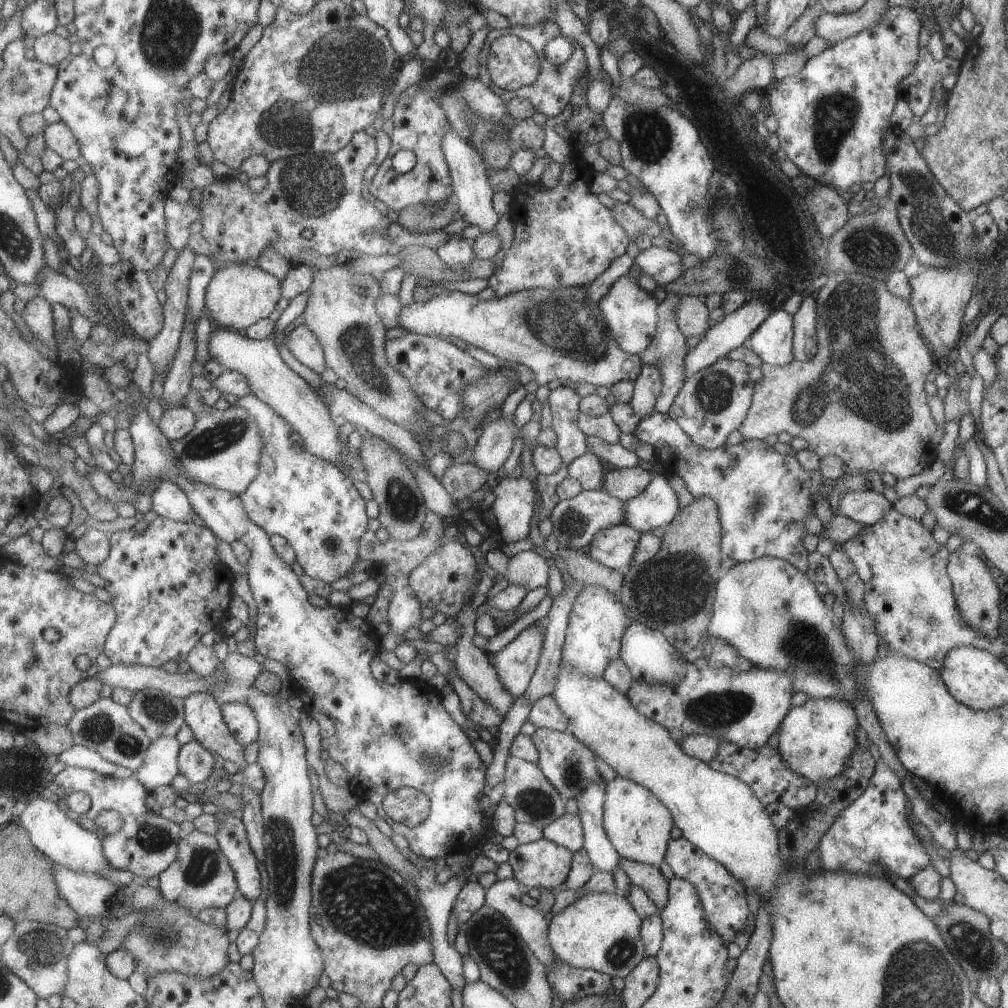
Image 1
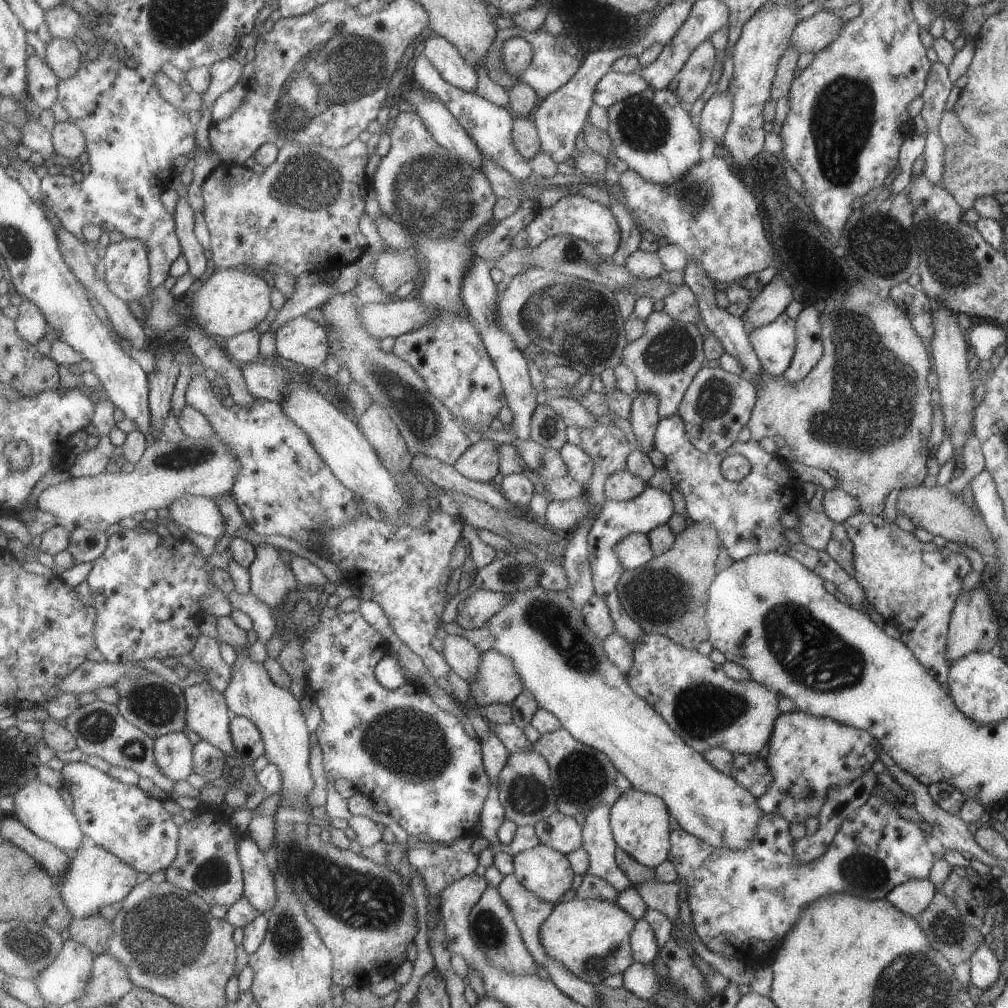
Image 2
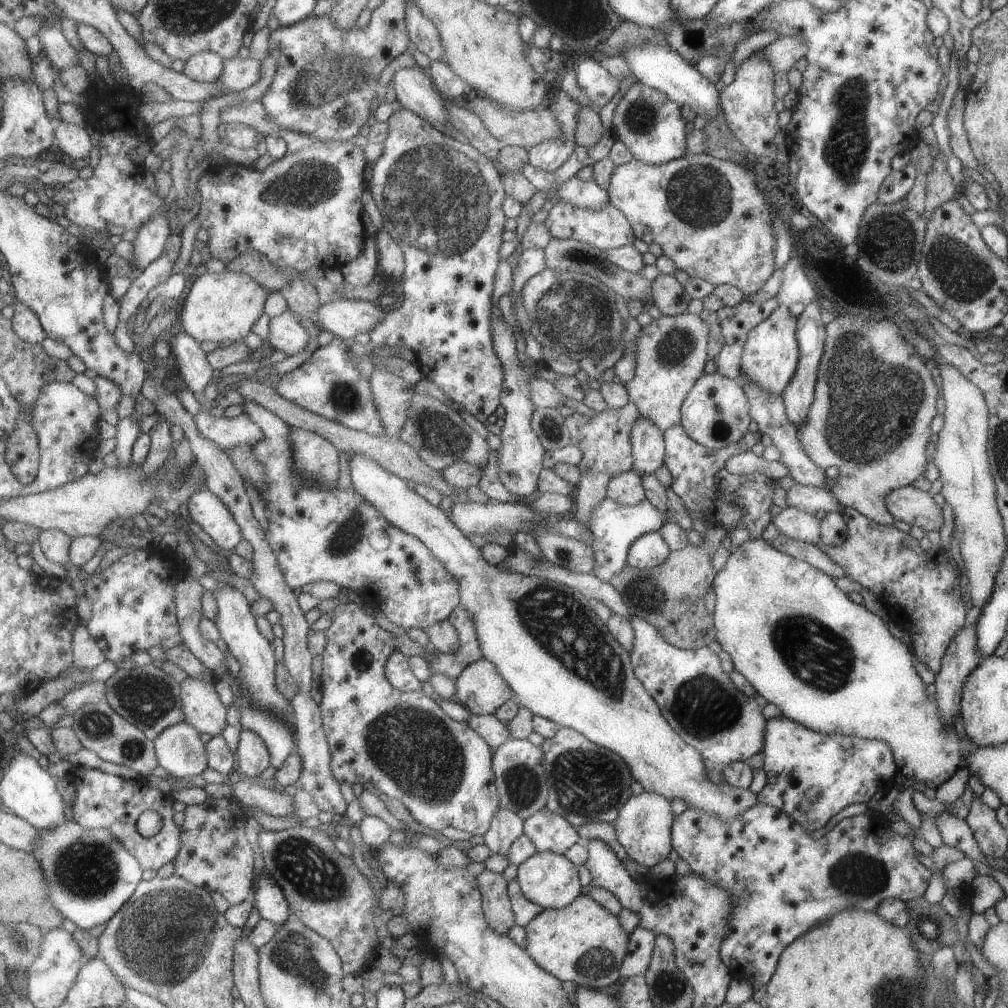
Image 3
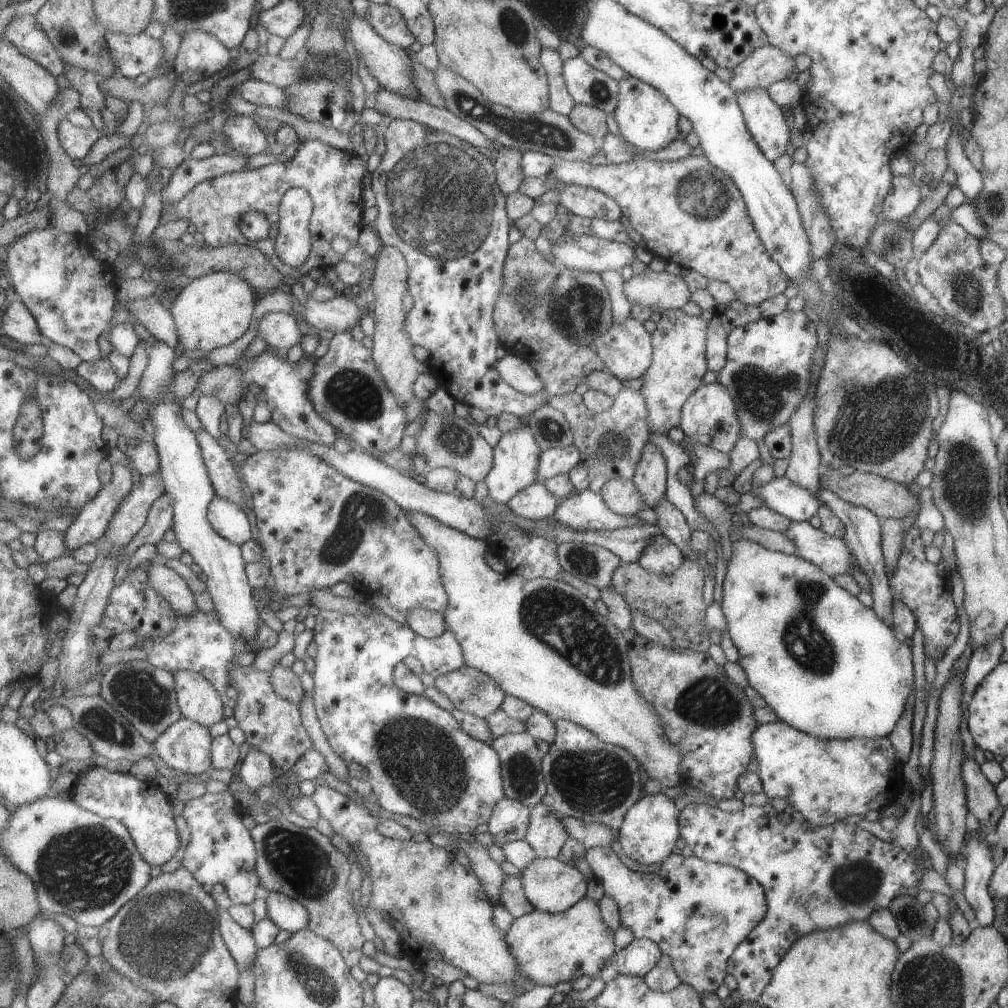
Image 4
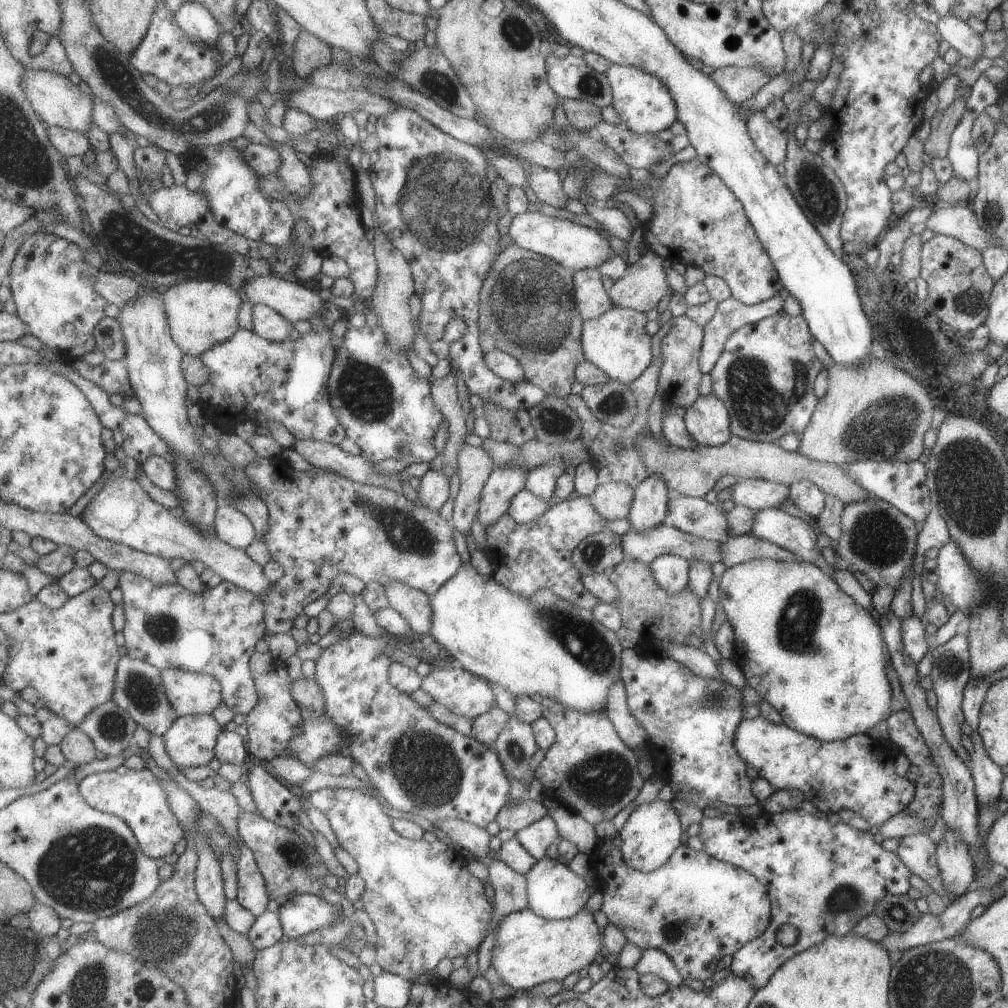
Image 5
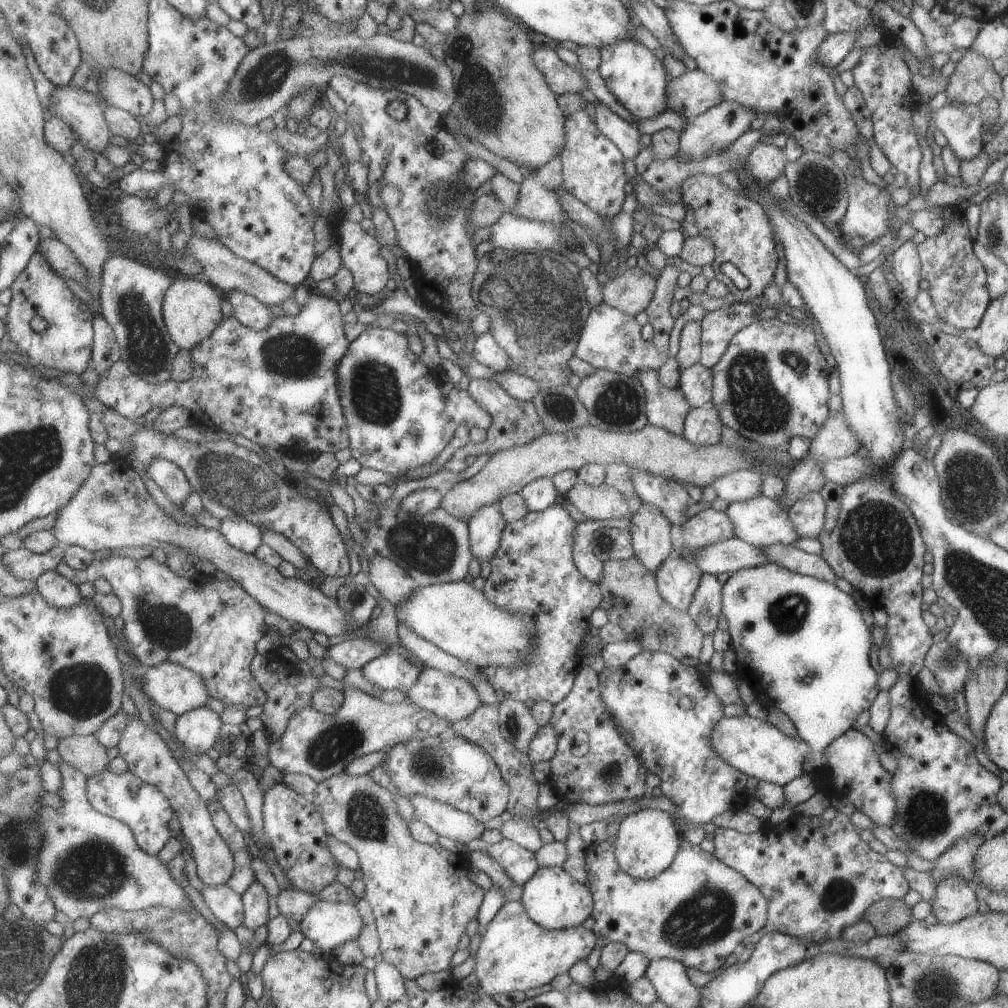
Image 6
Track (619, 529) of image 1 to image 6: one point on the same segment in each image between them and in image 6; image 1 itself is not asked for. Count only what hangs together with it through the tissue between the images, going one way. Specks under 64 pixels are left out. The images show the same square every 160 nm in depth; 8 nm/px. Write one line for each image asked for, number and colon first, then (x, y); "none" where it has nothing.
2: (633, 551)
3: (650, 550)
4: (661, 556)
5: (670, 572)
6: (676, 578)

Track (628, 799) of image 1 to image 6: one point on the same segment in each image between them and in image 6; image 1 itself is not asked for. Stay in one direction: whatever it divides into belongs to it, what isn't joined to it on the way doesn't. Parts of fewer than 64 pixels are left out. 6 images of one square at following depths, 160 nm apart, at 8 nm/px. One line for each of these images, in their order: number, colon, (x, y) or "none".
2: (639, 820)
3: (643, 827)
4: (648, 834)
5: (651, 832)
6: (647, 839)

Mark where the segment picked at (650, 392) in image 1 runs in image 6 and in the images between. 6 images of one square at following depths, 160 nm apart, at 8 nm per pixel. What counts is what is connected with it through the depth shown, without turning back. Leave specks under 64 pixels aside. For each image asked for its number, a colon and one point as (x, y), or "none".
2: (643, 418)
3: (646, 440)
4: (649, 478)
5: (649, 503)
6: (649, 529)

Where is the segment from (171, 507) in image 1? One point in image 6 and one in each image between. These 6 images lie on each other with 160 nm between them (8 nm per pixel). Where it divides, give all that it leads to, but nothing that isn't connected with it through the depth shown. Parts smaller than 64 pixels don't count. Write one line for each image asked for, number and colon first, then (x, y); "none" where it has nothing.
2: (202, 514)
3: (206, 509)
4: (230, 520)
5: (234, 527)
6: (242, 533)

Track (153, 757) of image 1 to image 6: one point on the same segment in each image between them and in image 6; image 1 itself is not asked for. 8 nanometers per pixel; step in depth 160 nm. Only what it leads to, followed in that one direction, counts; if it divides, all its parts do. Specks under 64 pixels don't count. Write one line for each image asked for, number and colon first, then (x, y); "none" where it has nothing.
2: (175, 754)
3: (181, 752)
4: (187, 746)
5: (191, 741)
6: (197, 731)

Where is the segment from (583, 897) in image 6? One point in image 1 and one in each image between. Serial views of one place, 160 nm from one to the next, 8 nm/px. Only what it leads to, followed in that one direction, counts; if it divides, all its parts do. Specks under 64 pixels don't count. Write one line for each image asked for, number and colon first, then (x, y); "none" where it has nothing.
1: (539, 865)
2: (548, 873)
3: (548, 879)
4: (552, 886)
5: (556, 892)

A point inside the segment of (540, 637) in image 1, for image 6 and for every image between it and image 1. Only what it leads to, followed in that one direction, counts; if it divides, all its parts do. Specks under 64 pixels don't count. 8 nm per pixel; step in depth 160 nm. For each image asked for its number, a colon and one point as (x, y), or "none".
2: (498, 682)
3: (481, 689)
4: (472, 691)
5: (465, 693)
6: (454, 698)

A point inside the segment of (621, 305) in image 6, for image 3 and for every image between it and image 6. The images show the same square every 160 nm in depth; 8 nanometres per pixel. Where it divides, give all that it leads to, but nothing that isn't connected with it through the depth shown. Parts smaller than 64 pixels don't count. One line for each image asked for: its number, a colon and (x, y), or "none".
3: (669, 297)
4: (647, 288)
5: (643, 284)

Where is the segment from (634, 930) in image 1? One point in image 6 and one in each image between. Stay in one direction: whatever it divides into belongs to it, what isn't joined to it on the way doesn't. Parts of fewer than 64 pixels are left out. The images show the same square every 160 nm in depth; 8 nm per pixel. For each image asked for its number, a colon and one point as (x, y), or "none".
2: (591, 937)
3: (582, 944)
4: (551, 949)
5: (530, 950)
6: (516, 953)

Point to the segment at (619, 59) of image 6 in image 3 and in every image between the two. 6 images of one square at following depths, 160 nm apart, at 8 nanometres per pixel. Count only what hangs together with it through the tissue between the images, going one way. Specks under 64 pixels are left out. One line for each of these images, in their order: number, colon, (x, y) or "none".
3: (650, 126)
4: (646, 119)
5: (644, 105)

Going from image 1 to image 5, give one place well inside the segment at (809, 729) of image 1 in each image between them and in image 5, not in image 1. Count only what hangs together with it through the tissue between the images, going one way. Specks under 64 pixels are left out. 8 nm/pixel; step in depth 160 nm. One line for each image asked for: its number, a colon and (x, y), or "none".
2: (815, 754)
3: (844, 770)
4: (827, 780)
5: (857, 773)

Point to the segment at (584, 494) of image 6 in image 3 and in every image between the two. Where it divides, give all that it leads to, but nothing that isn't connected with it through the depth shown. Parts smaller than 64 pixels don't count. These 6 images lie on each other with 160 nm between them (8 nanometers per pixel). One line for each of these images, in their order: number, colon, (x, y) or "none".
3: (626, 489)
4: (619, 495)
5: (612, 500)

